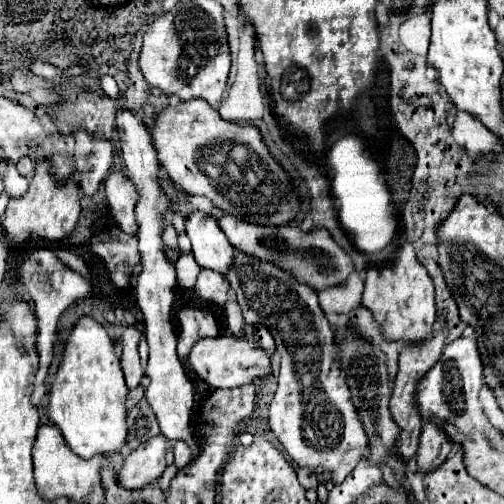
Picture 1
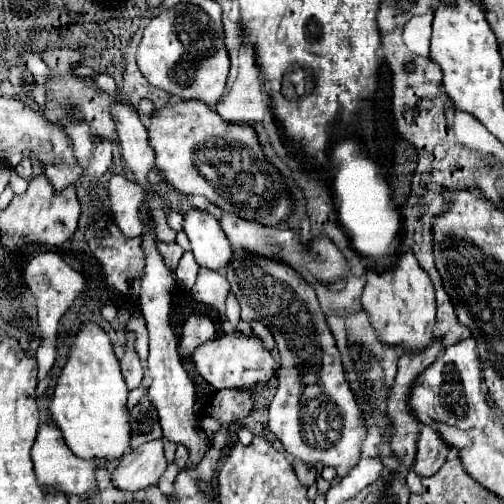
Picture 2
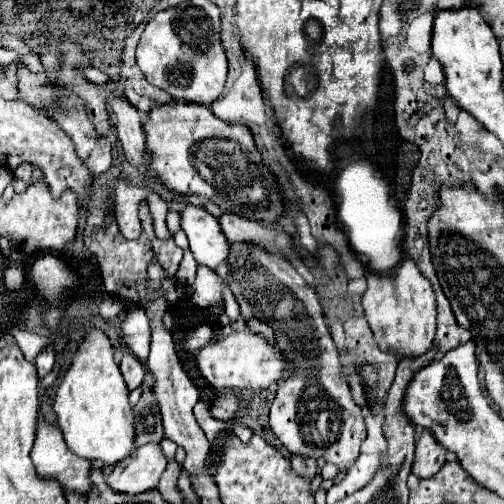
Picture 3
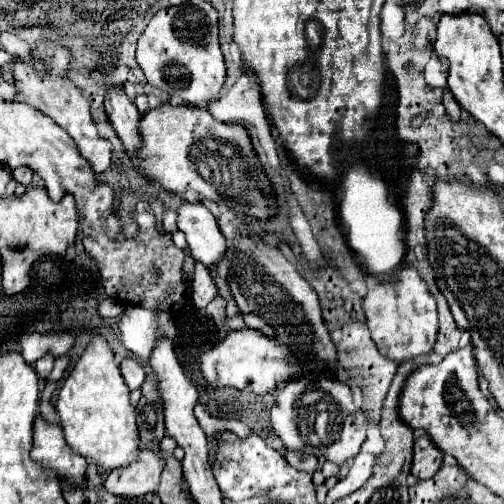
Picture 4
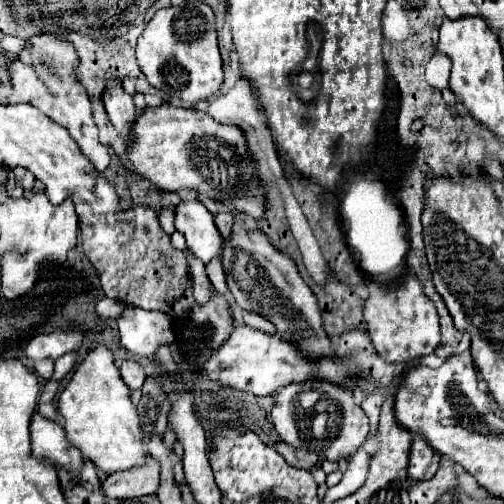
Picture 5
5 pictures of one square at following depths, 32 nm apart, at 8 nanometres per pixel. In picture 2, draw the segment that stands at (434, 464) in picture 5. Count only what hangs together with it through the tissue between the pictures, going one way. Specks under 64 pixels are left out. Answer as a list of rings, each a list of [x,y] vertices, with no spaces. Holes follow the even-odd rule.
[[[422,424],[420,438],[418,438],[416,464],[414,464],[416,474],[432,476],[446,462],[448,452],[450,452],[450,446],[440,438],[438,430],[428,424]]]

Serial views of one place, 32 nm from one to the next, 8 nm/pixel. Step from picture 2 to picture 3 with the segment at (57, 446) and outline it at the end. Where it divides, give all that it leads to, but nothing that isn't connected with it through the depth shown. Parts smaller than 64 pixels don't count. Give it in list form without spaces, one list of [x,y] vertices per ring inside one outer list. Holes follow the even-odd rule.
[[[38,422],[38,430],[36,430],[36,442],[32,448],[32,462],[36,466],[36,472],[42,480],[54,480],[58,482],[64,490],[68,492],[78,492],[78,494],[88,494],[92,490],[92,462],[78,458],[66,444],[62,438],[62,432],[58,426],[48,424],[48,422]]]

